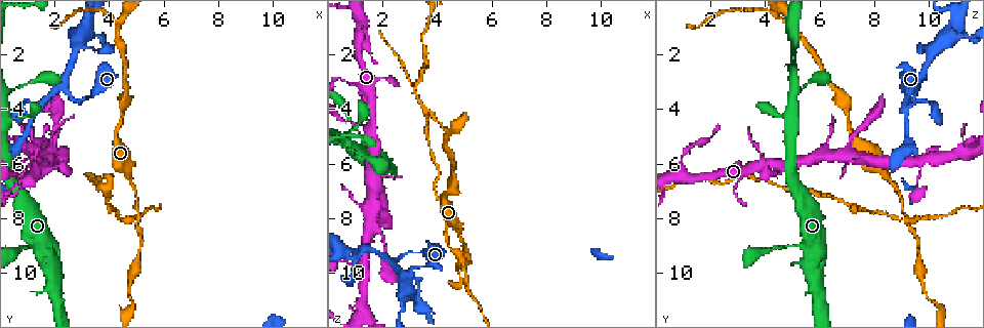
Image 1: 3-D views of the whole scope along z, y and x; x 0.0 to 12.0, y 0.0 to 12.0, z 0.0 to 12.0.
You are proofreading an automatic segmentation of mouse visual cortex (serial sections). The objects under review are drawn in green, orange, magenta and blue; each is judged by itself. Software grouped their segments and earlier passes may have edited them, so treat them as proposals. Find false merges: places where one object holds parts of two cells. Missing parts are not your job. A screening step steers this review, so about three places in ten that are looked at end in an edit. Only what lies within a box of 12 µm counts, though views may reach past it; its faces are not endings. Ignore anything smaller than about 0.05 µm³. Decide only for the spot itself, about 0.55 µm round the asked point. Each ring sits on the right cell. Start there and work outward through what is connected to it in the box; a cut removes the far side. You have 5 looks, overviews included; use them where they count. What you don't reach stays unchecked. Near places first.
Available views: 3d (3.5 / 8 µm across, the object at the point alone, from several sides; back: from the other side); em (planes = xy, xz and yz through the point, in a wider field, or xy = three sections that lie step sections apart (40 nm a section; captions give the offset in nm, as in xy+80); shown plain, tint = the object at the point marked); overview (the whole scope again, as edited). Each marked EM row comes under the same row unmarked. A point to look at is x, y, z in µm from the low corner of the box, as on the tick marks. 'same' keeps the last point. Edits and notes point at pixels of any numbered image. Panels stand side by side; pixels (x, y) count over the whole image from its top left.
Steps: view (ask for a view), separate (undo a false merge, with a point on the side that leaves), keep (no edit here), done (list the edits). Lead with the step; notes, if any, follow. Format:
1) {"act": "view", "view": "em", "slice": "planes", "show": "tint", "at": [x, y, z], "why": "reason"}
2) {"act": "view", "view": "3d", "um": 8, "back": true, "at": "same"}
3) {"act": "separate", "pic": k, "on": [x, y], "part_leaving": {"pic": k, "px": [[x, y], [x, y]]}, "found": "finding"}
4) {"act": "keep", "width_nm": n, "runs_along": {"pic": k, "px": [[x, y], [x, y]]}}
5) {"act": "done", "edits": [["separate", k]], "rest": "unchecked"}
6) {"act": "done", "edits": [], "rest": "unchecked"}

{"act": "view", "view": "3d", "um": 3.5, "at": [1.5, 9.5, 5.5], "why": "side arm on a straight run"}

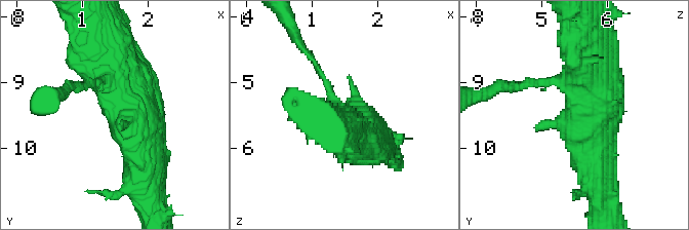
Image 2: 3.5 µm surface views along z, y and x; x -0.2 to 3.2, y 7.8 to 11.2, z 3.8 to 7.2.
{"act": "keep", "runs_along": {"pic": 2, "px": [[115, 56], [112, 107], [147, 170]]}, "found": "one cell here"}

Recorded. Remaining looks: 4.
{"act": "view", "view": "3d", "um": 3.5, "at": [1.2, 6.4, 1.0], "why": "sharp bend"}

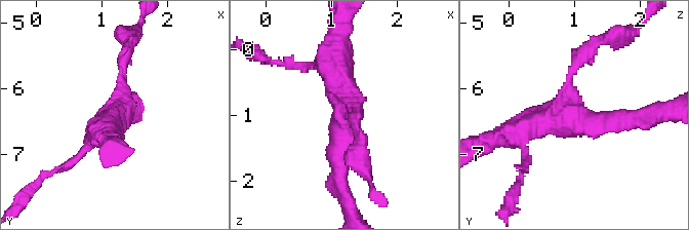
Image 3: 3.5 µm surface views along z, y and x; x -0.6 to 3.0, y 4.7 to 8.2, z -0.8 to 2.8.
{"act": "keep", "found": "one cell here"}

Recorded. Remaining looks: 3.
{"act": "done", "edits": [], "rest": "unchecked"}

